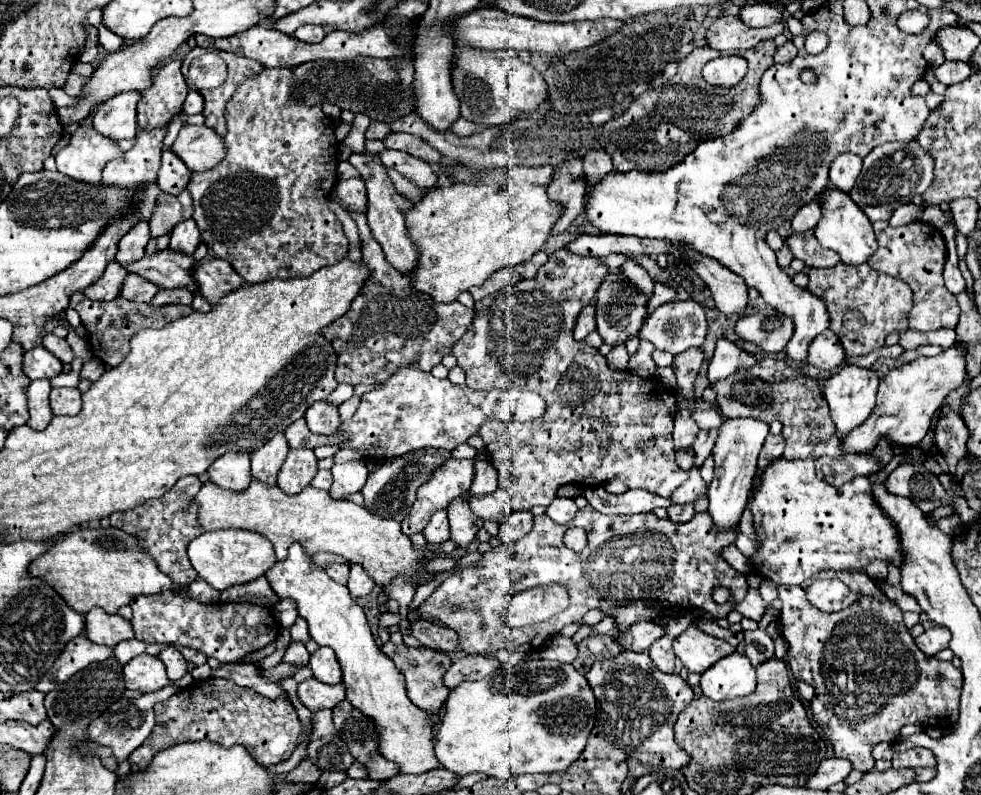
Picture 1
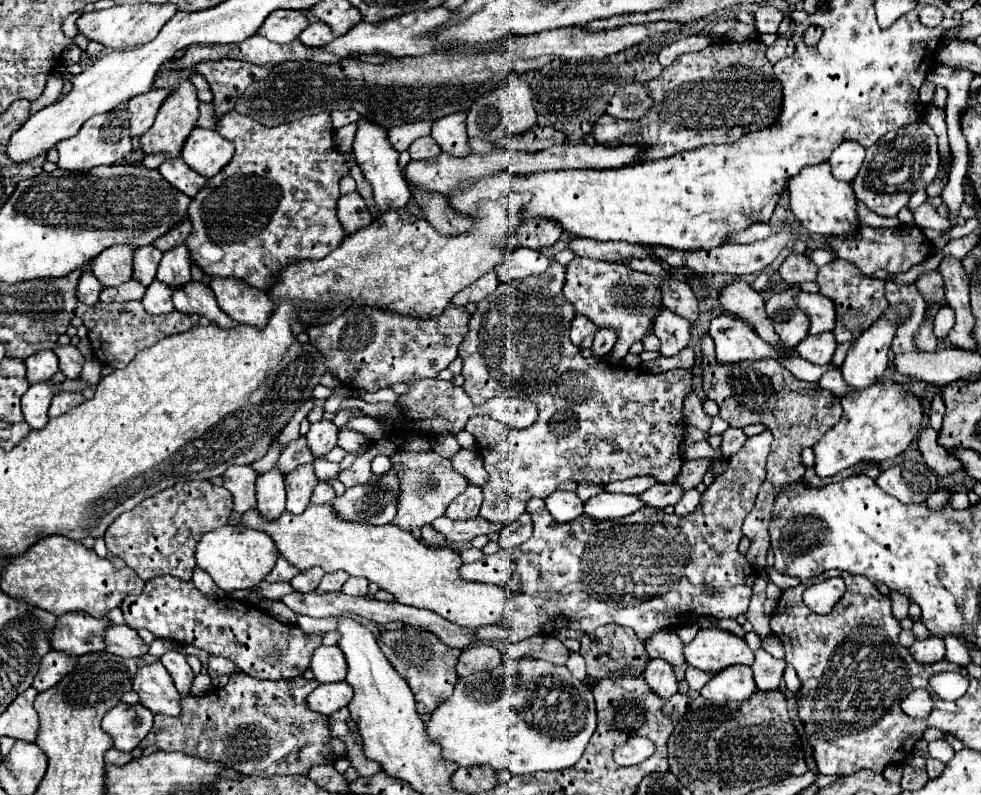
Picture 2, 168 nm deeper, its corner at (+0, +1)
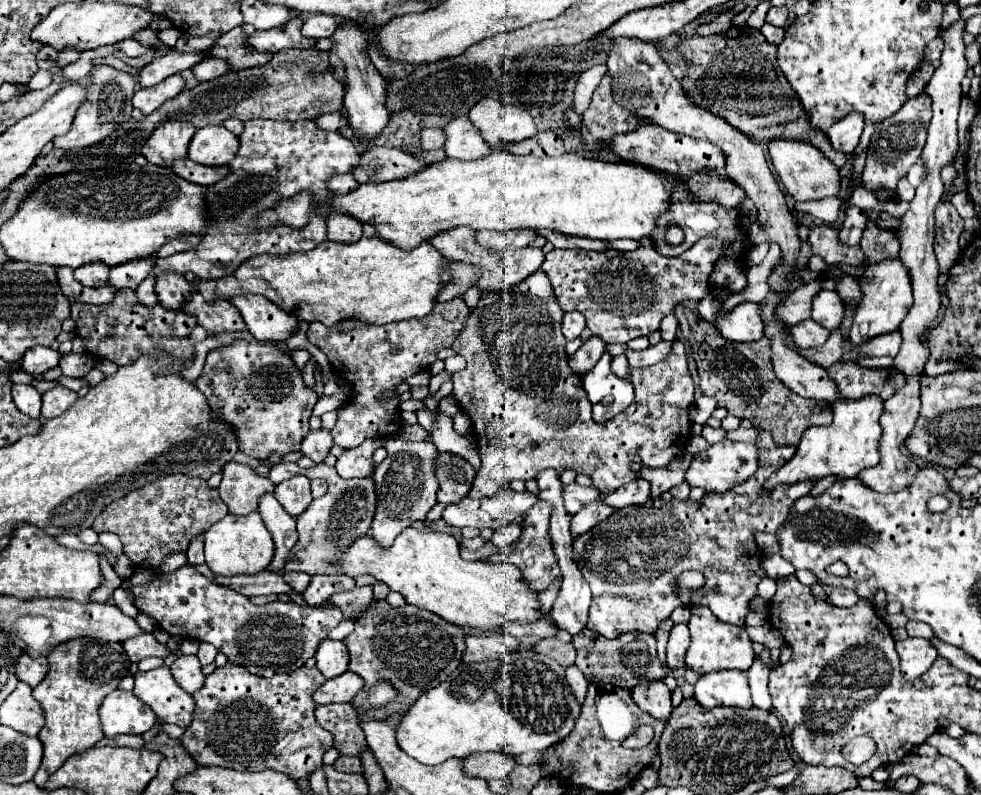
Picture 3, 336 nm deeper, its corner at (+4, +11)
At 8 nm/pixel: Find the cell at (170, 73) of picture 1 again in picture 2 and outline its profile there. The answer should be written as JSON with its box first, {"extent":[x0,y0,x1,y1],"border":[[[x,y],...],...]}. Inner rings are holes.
{"extent":[140,79,198,157],"border":[[[182,79],[180,83],[176,83],[174,91],[170,91],[170,95],[164,99],[164,103],[160,105],[158,113],[156,113],[156,121],[154,125],[140,137],[140,147],[144,153],[158,153],[164,151],[166,157],[178,157],[182,143],[186,141],[186,135],[190,135],[190,131],[196,125],[198,119],[198,99],[196,99],[196,89],[188,79]]]}

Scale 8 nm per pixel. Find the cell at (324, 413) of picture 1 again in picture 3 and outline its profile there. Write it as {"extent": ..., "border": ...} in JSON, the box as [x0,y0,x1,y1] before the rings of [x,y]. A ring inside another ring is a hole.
{"extent":[302,429,332,463],"border":[[[326,429],[320,431],[310,431],[306,435],[306,439],[302,441],[302,453],[306,457],[310,457],[314,463],[322,463],[326,459],[326,455],[330,453],[332,447],[332,435]]]}

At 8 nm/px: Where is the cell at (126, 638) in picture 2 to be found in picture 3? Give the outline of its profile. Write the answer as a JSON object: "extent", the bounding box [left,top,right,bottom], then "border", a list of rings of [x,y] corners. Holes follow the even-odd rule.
{"extent":[122,633,172,663],"border":[[[142,633],[142,635],[134,637],[134,641],[126,641],[122,645],[124,645],[124,651],[126,651],[126,655],[130,657],[132,663],[138,663],[138,661],[142,661],[146,657],[164,659],[164,657],[172,655],[172,651],[166,645],[158,643],[152,633]]]}

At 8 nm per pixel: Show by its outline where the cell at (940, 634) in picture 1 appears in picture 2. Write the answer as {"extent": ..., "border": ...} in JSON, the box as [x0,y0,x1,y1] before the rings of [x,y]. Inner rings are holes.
{"extent":[910,637,944,663],"border":[[[928,637],[922,641],[914,641],[914,645],[910,647],[914,659],[918,659],[920,663],[934,663],[940,661],[944,657],[944,639],[942,637]]]}

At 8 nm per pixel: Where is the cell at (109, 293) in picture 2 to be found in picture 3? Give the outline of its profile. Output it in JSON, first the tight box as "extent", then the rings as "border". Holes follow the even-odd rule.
{"extent":[78,285,116,305],"border":[[[104,285],[104,287],[98,287],[98,289],[82,289],[82,293],[78,295],[78,303],[88,303],[88,305],[104,305],[104,303],[110,303],[112,297],[114,297],[116,289],[110,287],[110,285]]]}

